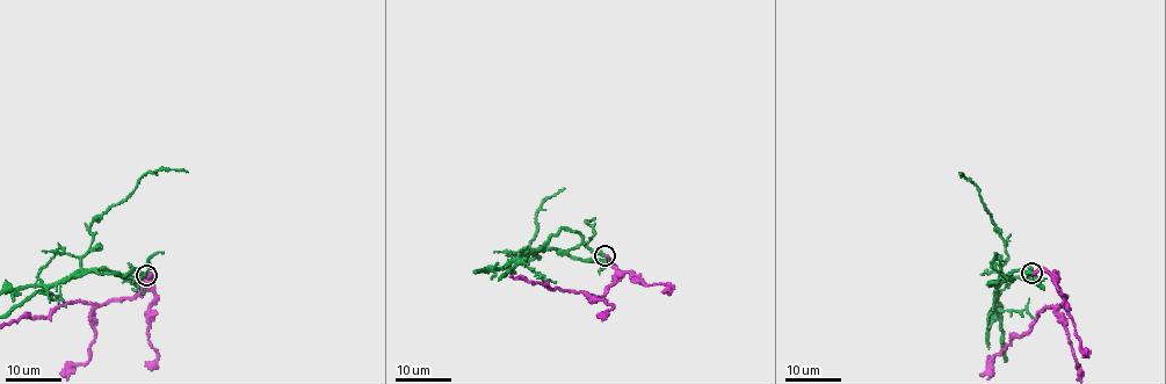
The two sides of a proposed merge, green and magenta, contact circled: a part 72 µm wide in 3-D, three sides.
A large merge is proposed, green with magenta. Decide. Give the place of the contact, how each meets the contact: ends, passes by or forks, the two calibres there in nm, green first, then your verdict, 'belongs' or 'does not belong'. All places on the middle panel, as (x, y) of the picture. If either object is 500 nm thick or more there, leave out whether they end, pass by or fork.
place (605, 255); green passes by; magenta ends; calibres 240 and 320 nm; belongs

